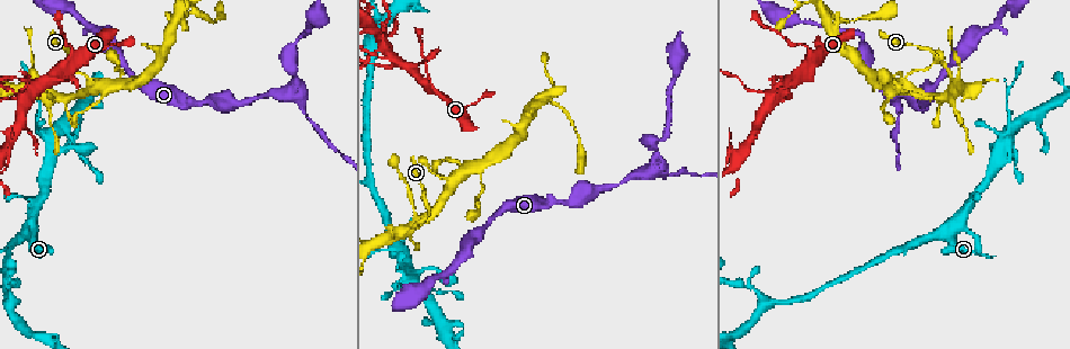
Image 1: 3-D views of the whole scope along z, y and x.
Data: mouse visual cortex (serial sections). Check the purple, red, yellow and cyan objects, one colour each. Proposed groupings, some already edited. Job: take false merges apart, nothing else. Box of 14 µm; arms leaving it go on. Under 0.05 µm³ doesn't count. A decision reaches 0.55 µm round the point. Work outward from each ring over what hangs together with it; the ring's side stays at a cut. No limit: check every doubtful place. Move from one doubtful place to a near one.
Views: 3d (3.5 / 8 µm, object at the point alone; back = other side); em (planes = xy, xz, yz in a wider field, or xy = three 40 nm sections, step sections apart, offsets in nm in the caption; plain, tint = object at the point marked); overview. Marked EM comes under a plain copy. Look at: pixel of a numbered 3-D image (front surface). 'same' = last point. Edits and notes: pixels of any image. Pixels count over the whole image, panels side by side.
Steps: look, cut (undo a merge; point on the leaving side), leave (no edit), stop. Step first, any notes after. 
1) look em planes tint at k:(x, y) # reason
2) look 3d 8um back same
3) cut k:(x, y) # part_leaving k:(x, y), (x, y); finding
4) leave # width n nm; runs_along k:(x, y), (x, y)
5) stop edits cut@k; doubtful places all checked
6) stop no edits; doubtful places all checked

look 3d 3.5um at 1:(404, 229) # sudden change in width

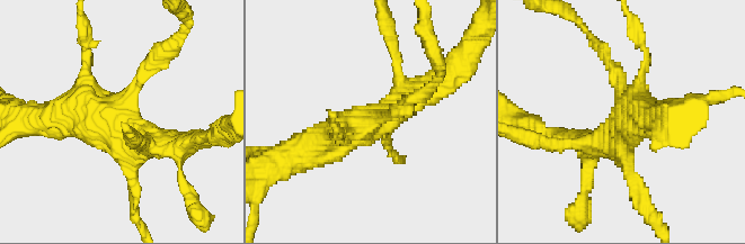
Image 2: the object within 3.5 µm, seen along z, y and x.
look em xy step 2 tint at 2:(119, 115) # shape alone is not enough

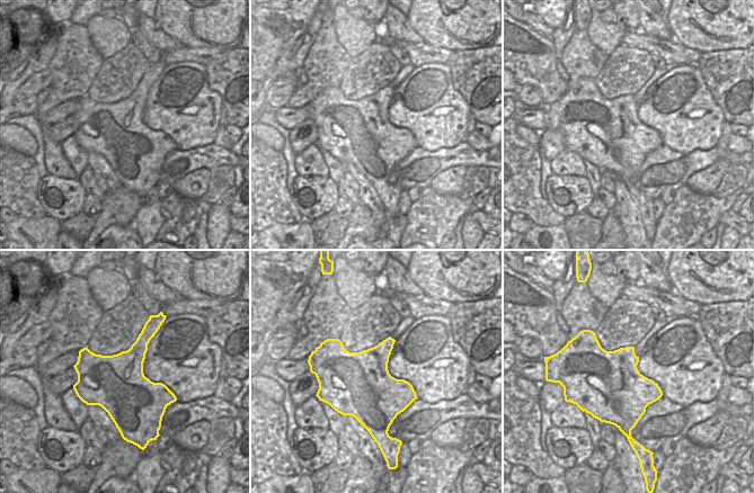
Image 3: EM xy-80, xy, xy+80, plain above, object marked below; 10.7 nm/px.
look em xy step 3 tint same # another direction

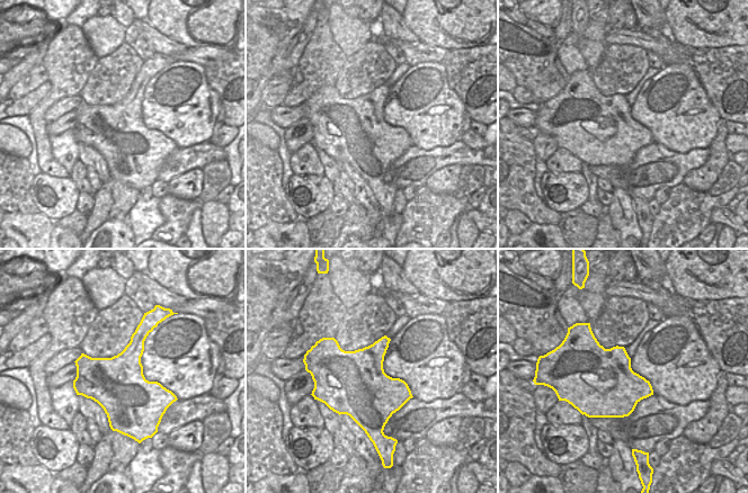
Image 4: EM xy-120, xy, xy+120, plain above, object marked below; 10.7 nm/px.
leave # runs_along 2:(154, 59), (117, 120), (176, 144); continuous, no second cell

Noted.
look 3d 8um at 1:(290, 88) # abrupt turn

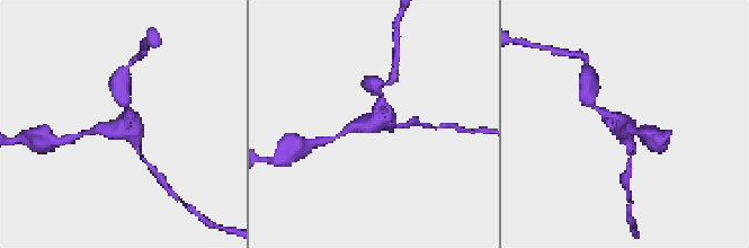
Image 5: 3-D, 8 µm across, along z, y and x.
look 3d 3.5um back at 5:(372, 123) # closer look

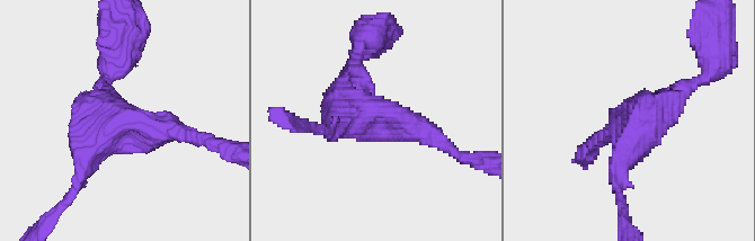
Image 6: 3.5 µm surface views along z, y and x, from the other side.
look em xy step 3 tint at 6:(626, 114) # arms 4; arm_widths 250, 250, 300, 350 nm; now the EM

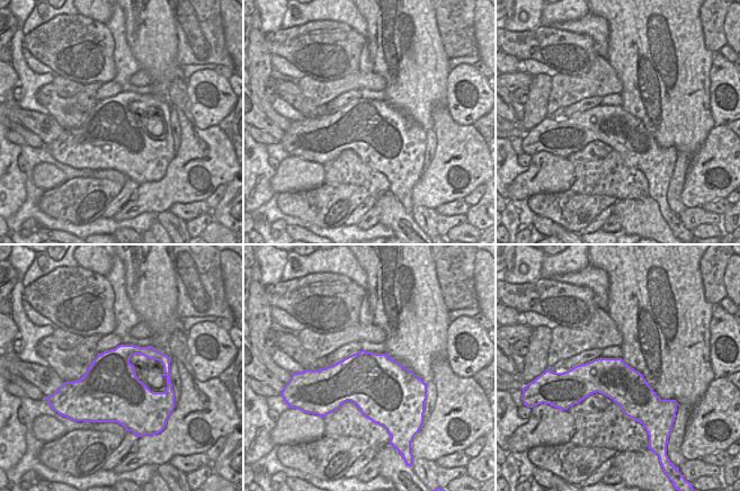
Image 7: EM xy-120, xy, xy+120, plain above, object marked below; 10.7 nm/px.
leave # runs_along 6:(438, 140), (375, 123), (355, 62); continuous, no second cell

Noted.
look 3d 3.5um at 1:(817, 54) # two arms in line, one across

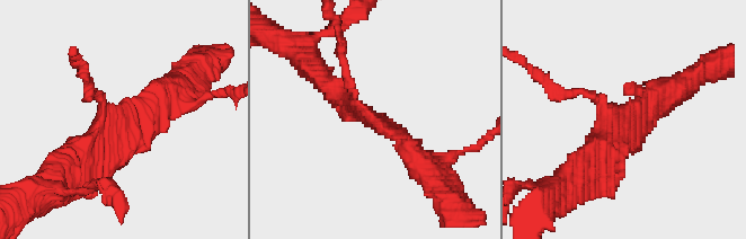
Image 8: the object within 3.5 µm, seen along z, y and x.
look em xy step 5 tint at 8:(625, 119) # arms 3; arm_widths 150, 300, 350 nm

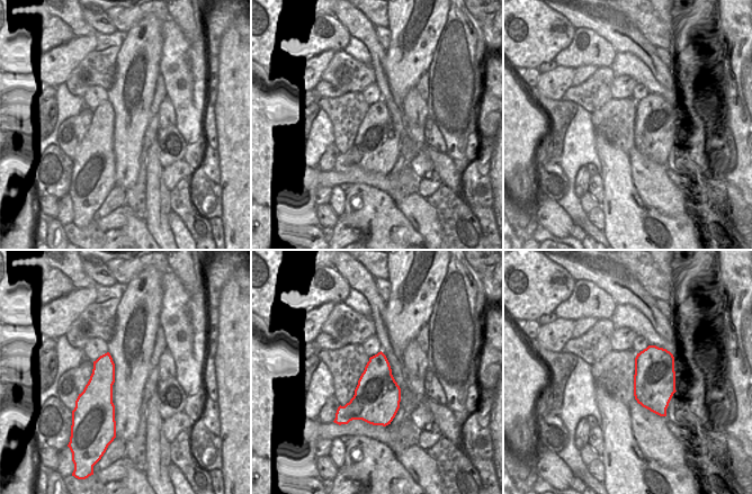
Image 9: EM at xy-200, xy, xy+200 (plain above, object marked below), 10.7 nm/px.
leave # runs_along 8:(416, 160), (354, 103), (344, 62); one cell here

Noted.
look 3d 8um back at 1:(1009, 127)

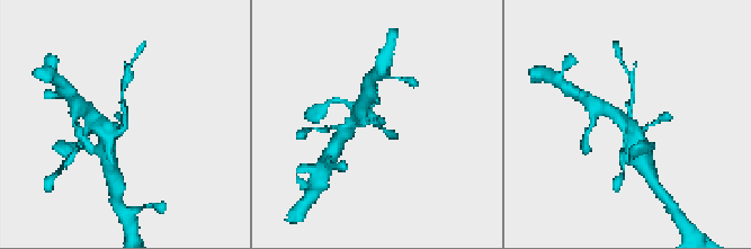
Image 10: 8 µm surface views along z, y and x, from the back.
look em xy step 1 tint at 10:(125, 122) # arm_widths 150, 450 nm

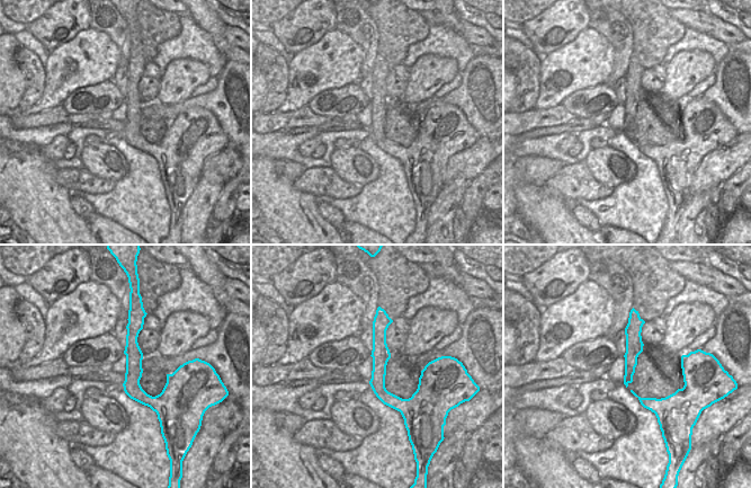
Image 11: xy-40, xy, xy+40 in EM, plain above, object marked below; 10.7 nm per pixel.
leave # all the same cell

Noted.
stop no edits; doubtful places all checked

